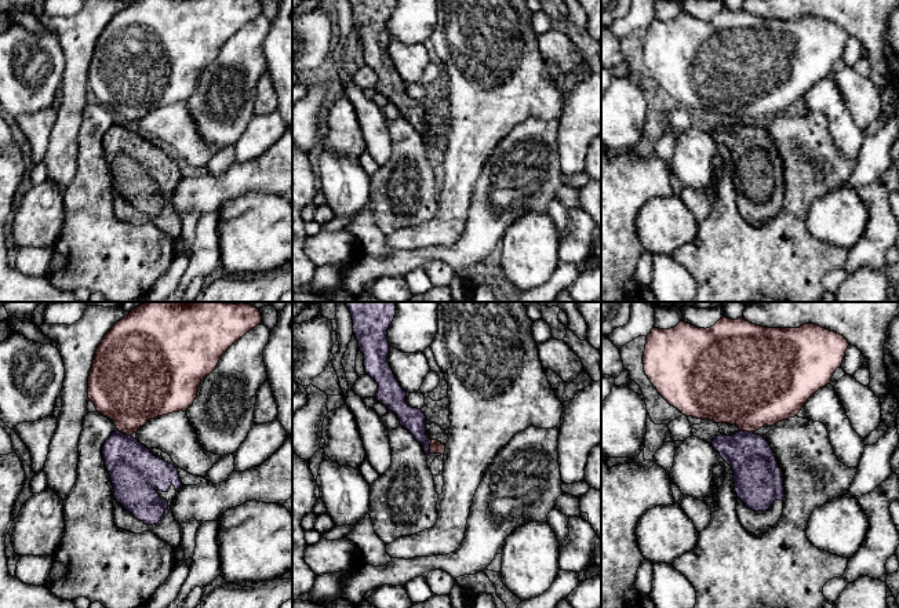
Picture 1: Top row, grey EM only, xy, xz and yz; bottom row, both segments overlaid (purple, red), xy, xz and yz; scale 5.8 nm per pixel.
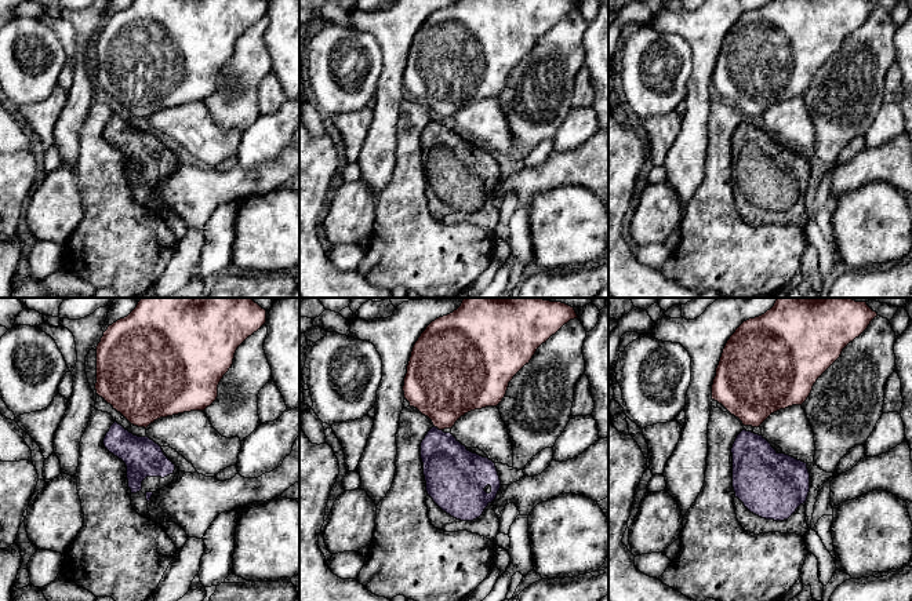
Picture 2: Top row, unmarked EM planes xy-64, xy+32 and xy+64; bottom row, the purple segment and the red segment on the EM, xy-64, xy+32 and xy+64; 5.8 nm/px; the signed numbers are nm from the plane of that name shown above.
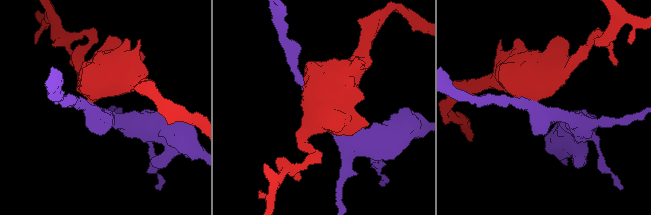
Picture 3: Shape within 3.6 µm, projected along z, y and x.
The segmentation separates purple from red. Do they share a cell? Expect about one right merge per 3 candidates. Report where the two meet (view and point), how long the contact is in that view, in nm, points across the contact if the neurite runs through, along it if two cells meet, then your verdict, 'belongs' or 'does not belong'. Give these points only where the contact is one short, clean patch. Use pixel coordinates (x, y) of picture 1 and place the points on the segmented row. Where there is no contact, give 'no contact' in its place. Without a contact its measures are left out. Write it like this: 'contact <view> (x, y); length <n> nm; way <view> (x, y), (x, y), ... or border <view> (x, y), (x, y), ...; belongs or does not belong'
contact xy (123, 433); length 90 nm; border xy (117, 429), (130, 436); does not belong

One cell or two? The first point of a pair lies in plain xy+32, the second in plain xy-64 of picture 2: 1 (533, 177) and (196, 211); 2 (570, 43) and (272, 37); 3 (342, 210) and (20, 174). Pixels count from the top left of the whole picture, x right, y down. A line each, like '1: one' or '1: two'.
1: one
2: two
3: two

